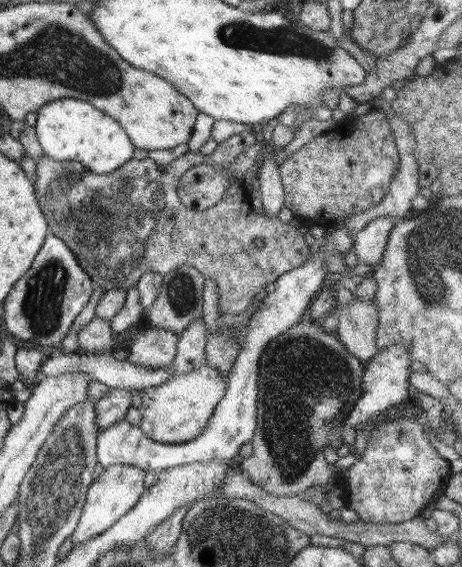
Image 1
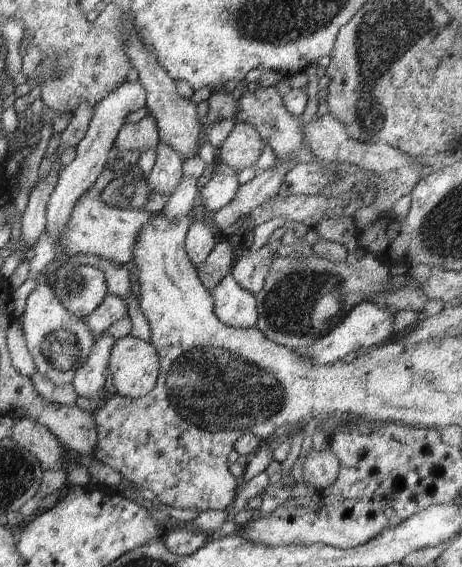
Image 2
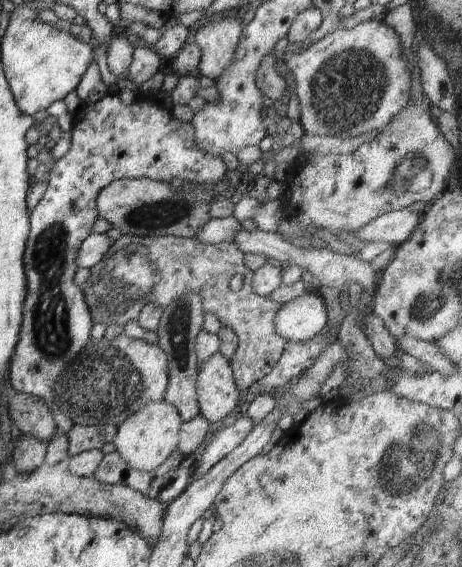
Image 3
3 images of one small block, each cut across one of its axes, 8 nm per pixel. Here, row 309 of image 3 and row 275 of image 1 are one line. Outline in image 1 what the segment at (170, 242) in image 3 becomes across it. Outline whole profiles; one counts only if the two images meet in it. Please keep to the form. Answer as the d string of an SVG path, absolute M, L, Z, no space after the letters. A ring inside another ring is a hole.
M249 129L228 138L228 141L218 143L214 153L209 156L188 152L164 167L151 159L131 159L120 168L106 174L93 173L81 162L59 162L45 156L42 161L36 163L38 180L33 186L40 209L48 220L50 232L68 245L76 256L78 264L90 276L94 289L104 288L109 291L114 288L124 288L128 291L130 288L135 288L144 272L158 272L164 277L180 266L192 266L210 281L212 296L217 299L218 311L240 314L252 305L254 295L258 294L268 282L275 282L280 274L304 264L304 260L311 252L304 240L304 229L297 229L294 225L288 224L284 226L278 220L276 222L264 220L264 224L260 224L260 220L253 220L251 195L242 189L242 180L232 180L222 200L216 203L212 210L204 211L194 211L184 206L180 202L176 188L179 178L182 178L190 167L199 164L230 166L236 163L237 157L244 150L255 143L257 143L255 136ZM256 238L260 238L266 244L257 247L254 244Z

